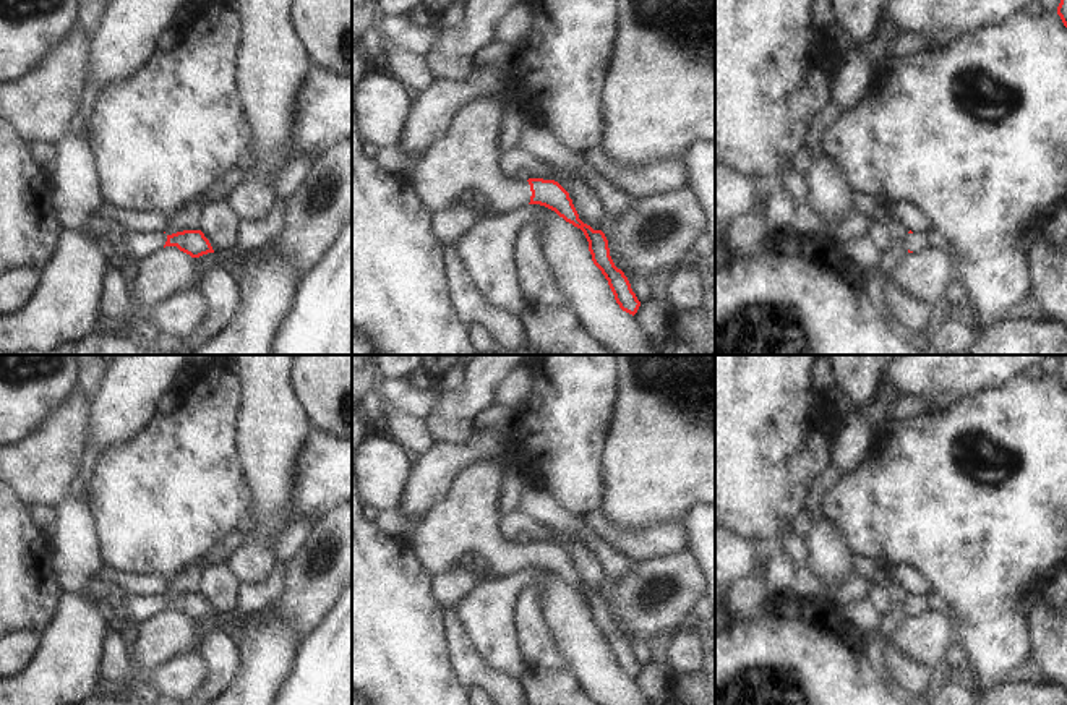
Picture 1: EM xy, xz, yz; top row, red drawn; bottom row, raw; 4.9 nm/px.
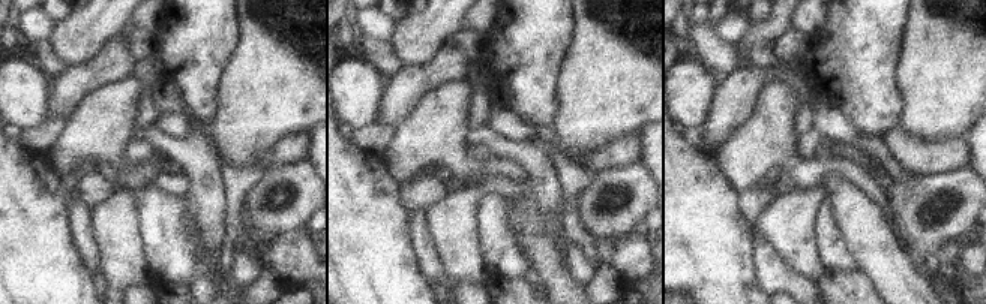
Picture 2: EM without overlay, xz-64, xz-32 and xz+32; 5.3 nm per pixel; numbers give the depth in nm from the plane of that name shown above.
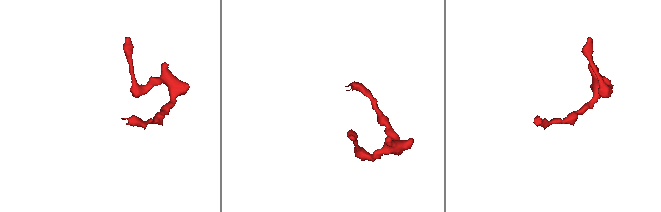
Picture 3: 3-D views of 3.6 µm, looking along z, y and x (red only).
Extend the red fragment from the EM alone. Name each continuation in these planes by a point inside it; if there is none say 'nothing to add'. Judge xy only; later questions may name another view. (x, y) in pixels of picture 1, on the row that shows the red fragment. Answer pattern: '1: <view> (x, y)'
1: xy (138, 245)

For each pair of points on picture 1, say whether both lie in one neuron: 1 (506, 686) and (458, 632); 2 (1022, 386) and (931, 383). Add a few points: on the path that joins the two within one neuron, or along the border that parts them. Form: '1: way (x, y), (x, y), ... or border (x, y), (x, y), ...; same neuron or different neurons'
1: way (490, 681), (459, 649); same neuron
2: border (1024, 375), (965, 397); different neurons

